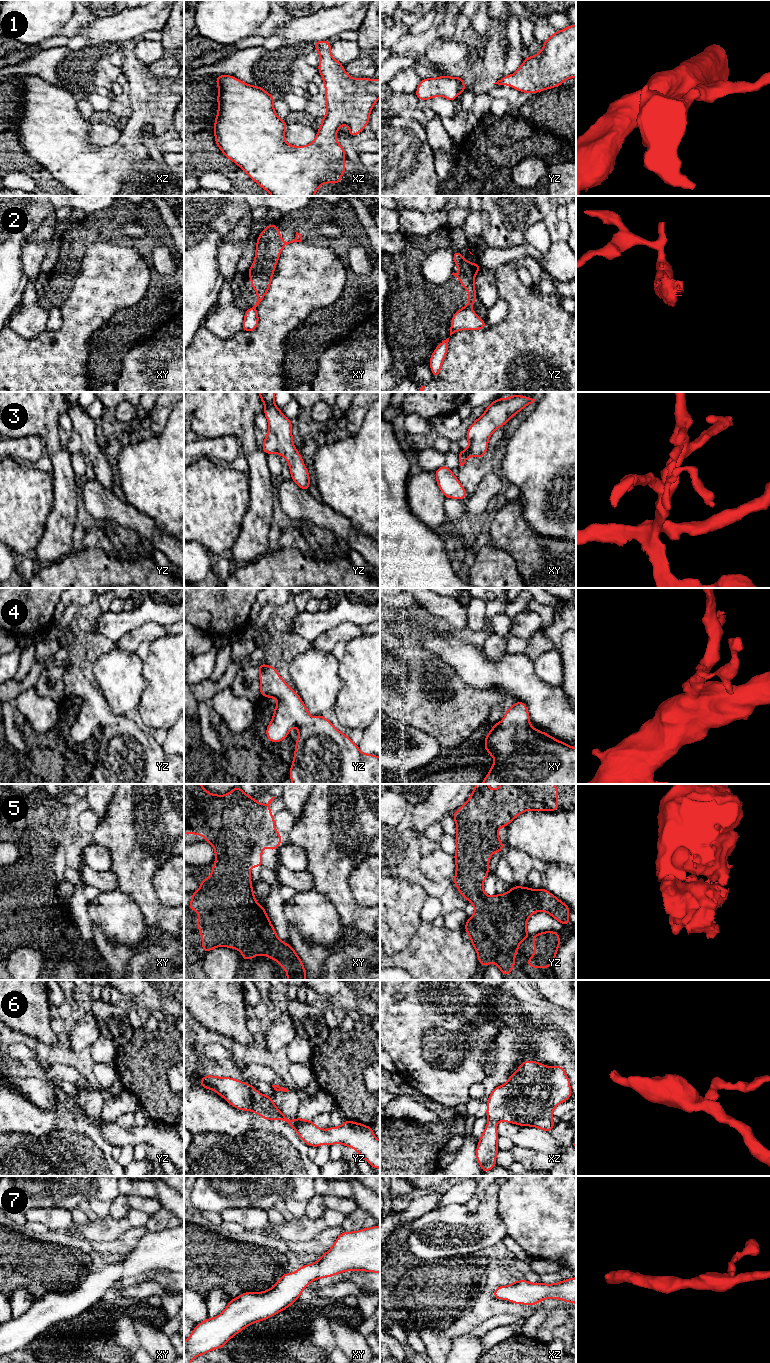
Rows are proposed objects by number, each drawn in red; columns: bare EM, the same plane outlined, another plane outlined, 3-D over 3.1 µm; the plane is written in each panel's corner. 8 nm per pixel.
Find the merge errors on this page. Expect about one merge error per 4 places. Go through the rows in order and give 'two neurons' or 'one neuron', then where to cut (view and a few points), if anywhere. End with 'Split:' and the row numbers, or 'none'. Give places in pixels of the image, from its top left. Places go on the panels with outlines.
1: one neuron; cut none
2: two neurons; cut yz (465, 306), (468, 308)
3: one neuron; cut none
4: one neuron; cut none
5: one neuron; cut none
6: one neuron; cut none
7: one neuron; cut none
Split: 2

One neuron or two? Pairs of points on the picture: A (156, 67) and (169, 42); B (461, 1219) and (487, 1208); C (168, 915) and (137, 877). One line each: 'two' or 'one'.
A: one
B: one
C: one

